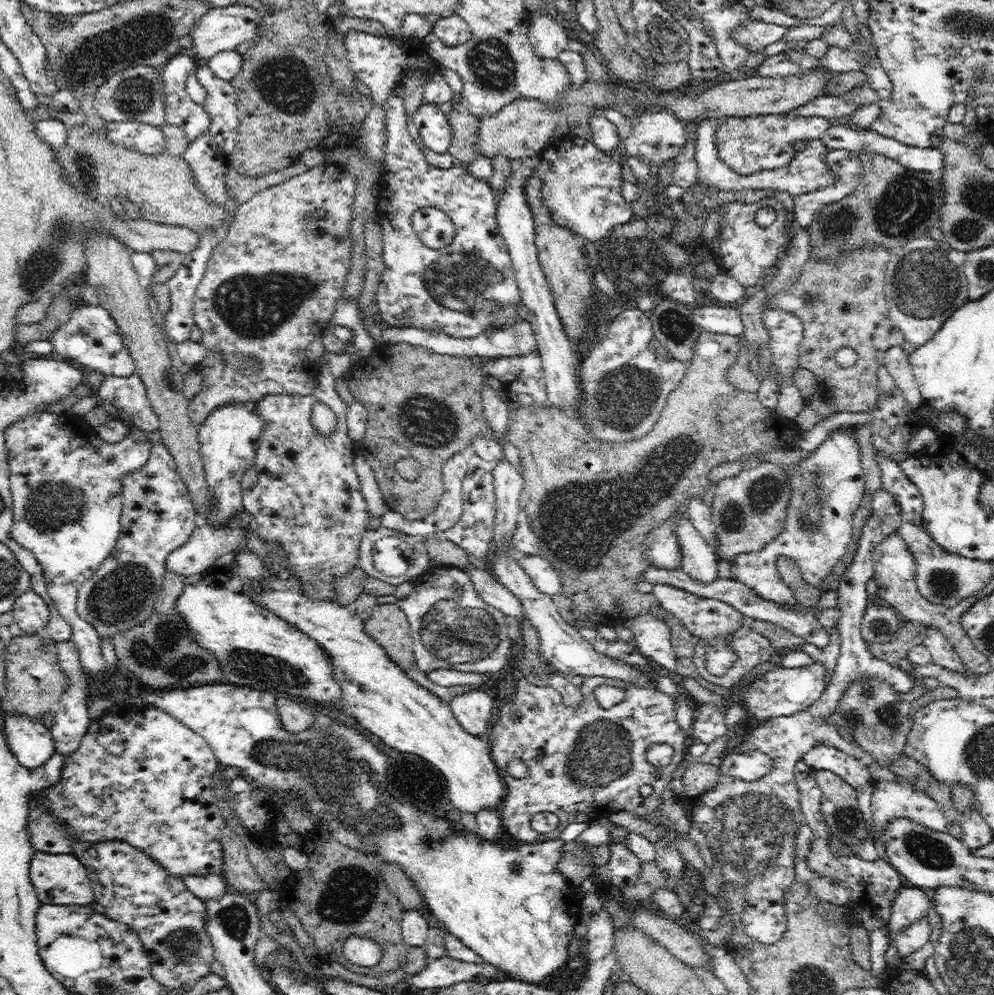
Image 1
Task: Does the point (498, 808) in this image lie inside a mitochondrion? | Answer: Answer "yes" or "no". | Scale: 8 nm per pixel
no

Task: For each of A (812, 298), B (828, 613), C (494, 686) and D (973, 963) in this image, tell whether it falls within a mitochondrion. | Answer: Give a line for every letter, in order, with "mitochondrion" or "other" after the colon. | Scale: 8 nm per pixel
A: mitochondrion
B: other
C: other
D: mitochondrion

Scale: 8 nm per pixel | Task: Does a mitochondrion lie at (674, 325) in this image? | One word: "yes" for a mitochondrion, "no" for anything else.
yes

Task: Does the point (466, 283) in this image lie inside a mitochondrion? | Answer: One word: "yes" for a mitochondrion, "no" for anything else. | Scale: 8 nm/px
yes

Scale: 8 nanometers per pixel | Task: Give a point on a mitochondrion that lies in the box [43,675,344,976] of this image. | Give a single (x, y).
(182, 946)

